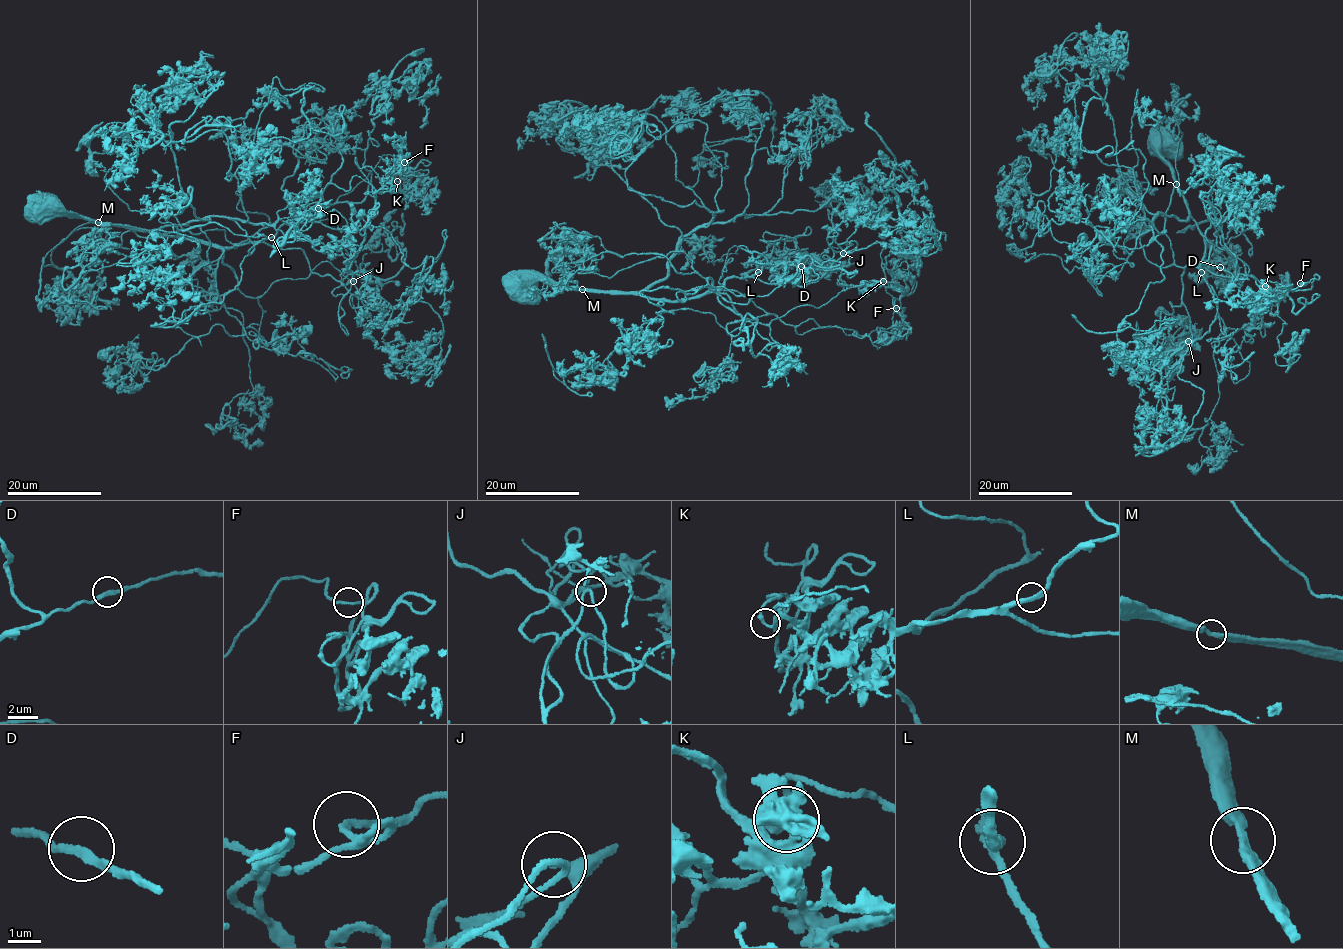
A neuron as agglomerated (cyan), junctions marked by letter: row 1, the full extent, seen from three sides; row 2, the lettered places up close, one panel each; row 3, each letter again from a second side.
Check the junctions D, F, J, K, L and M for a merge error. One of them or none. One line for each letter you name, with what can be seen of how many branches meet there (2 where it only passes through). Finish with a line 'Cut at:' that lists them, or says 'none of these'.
Cut at: none of these

